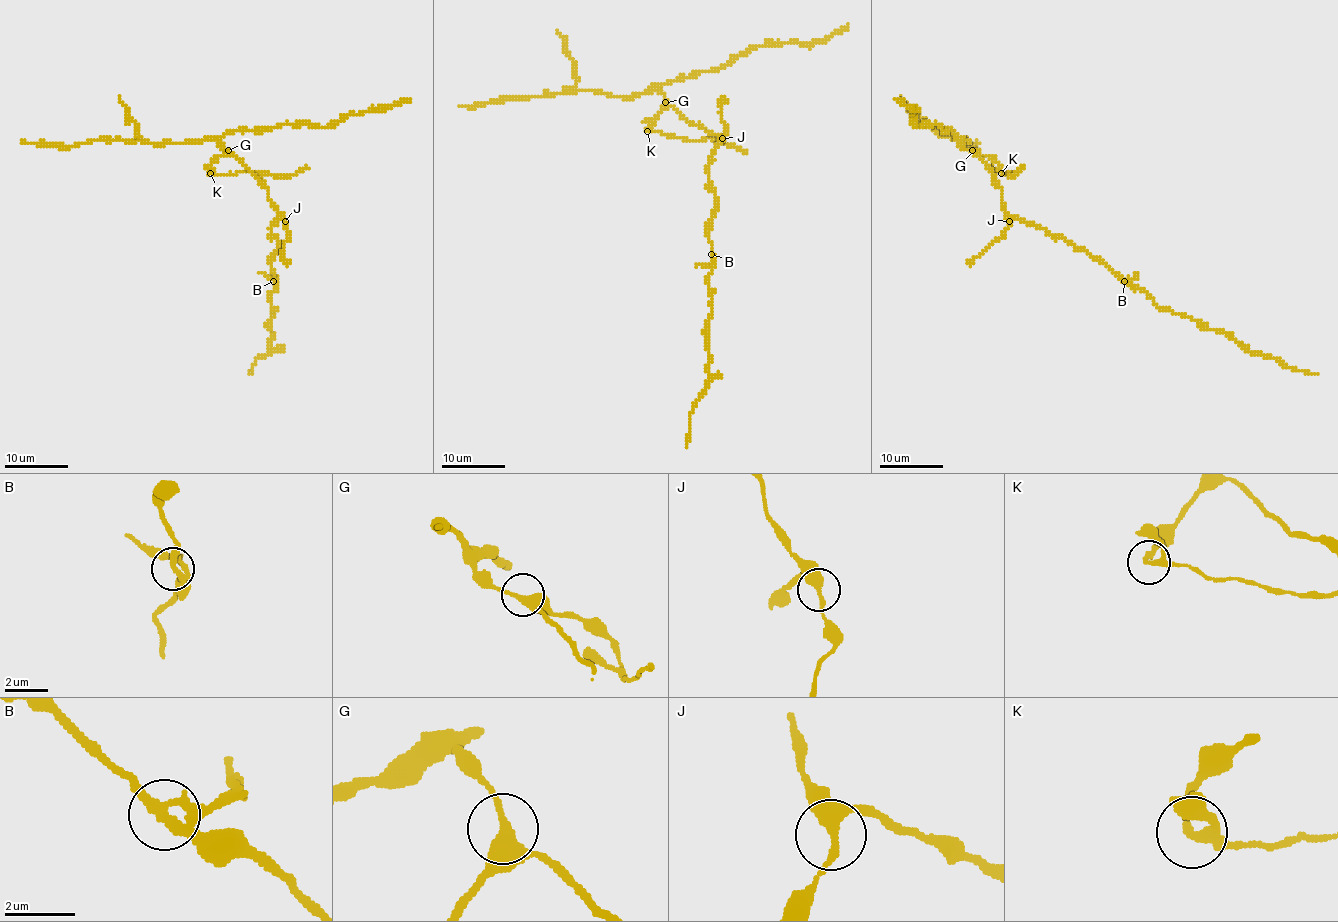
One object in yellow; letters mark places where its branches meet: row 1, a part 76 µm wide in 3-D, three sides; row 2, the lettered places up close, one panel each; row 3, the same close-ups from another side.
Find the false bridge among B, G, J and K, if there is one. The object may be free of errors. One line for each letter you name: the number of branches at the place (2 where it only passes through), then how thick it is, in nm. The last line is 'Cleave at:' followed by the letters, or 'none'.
K: branches 3; calibre 200 nm
Cleave at: K

